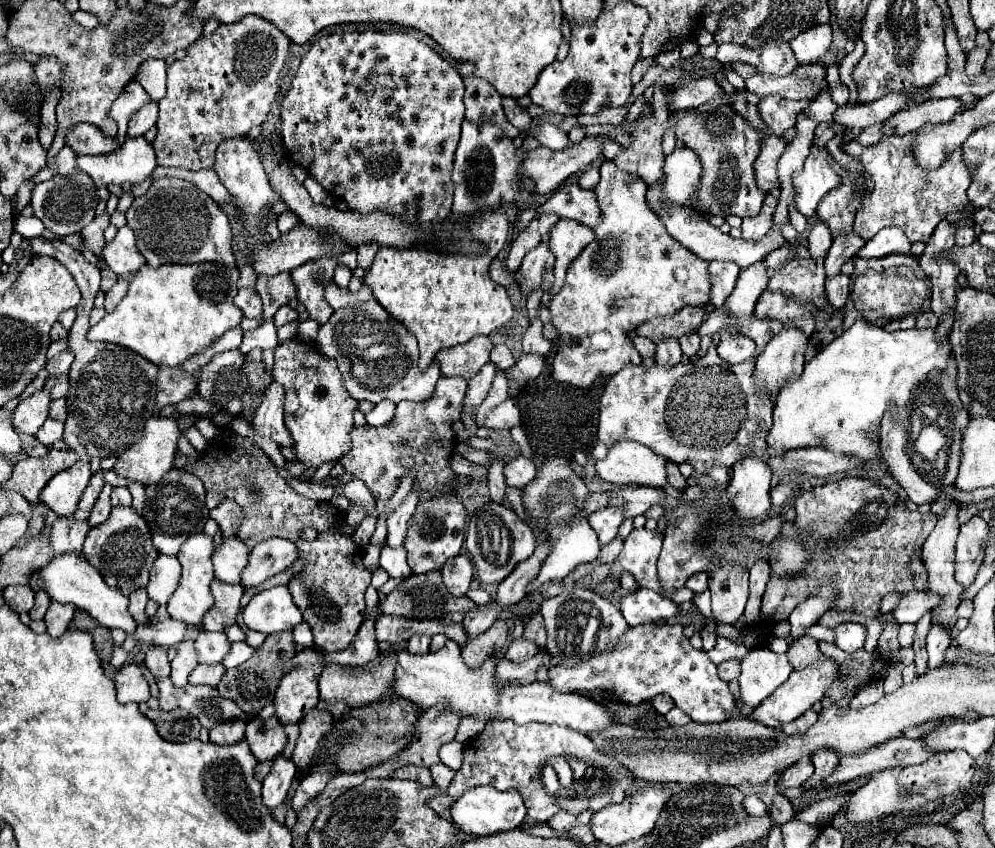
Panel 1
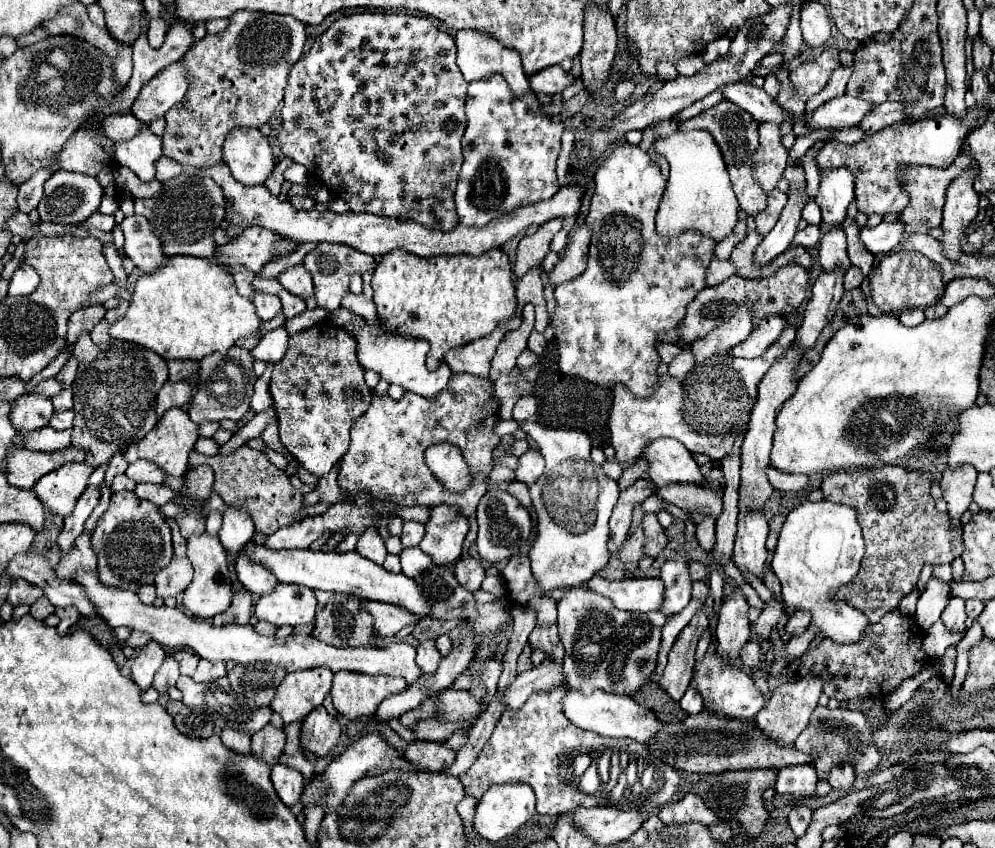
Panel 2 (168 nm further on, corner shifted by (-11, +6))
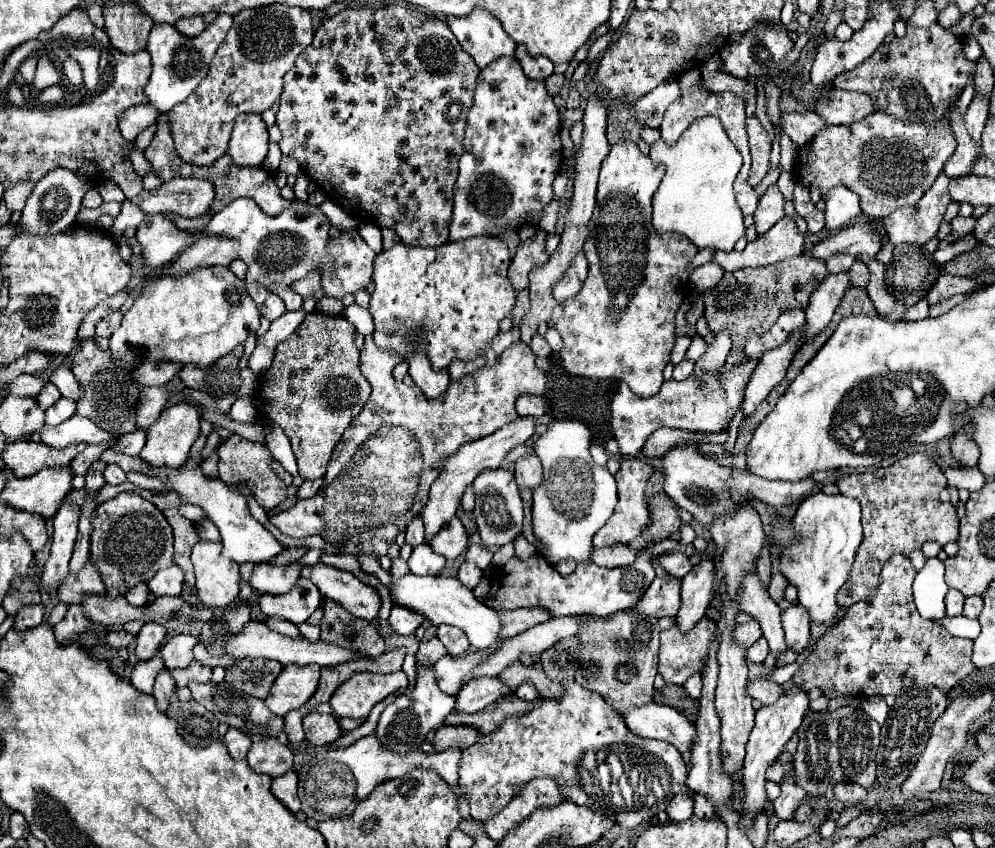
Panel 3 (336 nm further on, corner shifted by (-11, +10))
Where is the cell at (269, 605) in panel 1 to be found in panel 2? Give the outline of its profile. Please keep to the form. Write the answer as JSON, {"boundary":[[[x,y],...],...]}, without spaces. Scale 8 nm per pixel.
{"boundary":[[[278,584],[272,594],[260,596],[254,606],[258,620],[276,626],[298,626],[314,622],[316,596],[312,588],[298,584]]]}

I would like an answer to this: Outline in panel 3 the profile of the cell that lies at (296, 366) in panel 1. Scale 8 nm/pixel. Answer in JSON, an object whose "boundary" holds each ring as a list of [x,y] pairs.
{"boundary":[[[310,312],[296,332],[278,344],[274,362],[254,392],[260,416],[276,422],[288,436],[304,480],[324,478],[336,442],[370,398],[370,384],[360,374],[354,334],[354,326],[344,316]]]}

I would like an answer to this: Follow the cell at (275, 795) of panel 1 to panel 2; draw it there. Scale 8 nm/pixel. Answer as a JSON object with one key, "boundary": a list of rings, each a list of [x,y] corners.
{"boundary":[[[284,764],[272,766],[272,784],[274,784],[280,800],[288,808],[292,808],[298,802],[302,790],[304,790],[302,774],[298,770],[292,770],[290,766],[284,766]]]}

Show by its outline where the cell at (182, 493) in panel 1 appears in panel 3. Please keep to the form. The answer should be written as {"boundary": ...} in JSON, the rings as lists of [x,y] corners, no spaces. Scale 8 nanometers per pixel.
{"boundary":[[[212,452],[204,462],[202,462],[202,472],[204,472],[204,476],[208,476],[208,478],[218,478],[218,456],[216,456],[216,452]]]}

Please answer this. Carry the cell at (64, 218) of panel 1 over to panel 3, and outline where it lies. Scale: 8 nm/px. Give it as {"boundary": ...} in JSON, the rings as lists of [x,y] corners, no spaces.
{"boundary":[[[56,168],[56,170],[48,172],[34,186],[34,192],[26,200],[18,226],[28,234],[40,234],[40,232],[56,234],[56,232],[66,230],[68,226],[74,224],[76,214],[82,208],[82,198],[92,186],[94,184],[88,178],[84,178],[84,174],[80,174],[80,172],[72,172],[72,170],[64,170],[64,168]]]}

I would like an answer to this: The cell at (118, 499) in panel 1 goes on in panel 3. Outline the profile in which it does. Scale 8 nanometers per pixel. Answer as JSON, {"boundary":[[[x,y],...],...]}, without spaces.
{"boundary":[[[108,464],[106,470],[104,470],[104,478],[106,478],[108,484],[114,484],[116,486],[116,484],[126,482],[126,472],[118,464]]]}

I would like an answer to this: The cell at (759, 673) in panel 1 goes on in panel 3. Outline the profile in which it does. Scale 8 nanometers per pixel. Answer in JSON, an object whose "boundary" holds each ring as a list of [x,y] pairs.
{"boundary":[[[824,492],[810,494],[802,500],[802,504],[796,510],[796,516],[792,518],[792,530],[796,530],[796,538],[792,538],[792,546],[784,550],[784,558],[778,558],[778,570],[780,574],[798,590],[798,602],[810,612],[810,620],[822,626],[830,626],[838,612],[838,600],[836,594],[844,586],[844,582],[850,578],[854,556],[858,546],[862,544],[862,524],[860,524],[860,502],[850,496],[828,496]]]}

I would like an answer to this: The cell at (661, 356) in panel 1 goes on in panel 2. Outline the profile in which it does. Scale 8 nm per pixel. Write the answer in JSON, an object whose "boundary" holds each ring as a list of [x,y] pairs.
{"boundary":[[[684,348],[676,356],[676,360],[670,364],[670,376],[672,378],[684,378],[692,370],[692,366],[694,366],[694,356],[692,356],[692,352],[688,348]]]}

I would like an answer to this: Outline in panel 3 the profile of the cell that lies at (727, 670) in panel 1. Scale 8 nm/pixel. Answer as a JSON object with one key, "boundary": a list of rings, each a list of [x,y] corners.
{"boundary":[[[758,638],[758,640],[748,648],[748,660],[750,660],[750,662],[756,662],[756,664],[762,664],[766,656],[768,656],[766,638]]]}

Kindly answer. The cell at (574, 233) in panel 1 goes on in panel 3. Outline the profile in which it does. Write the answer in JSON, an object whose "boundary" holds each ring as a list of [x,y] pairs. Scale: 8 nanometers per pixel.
{"boundary":[[[580,250],[580,254],[576,254],[572,264],[564,272],[564,278],[560,278],[560,282],[556,282],[556,286],[552,290],[556,302],[564,302],[566,298],[574,296],[580,290],[586,274],[588,274],[588,262],[586,262],[584,252]]]}

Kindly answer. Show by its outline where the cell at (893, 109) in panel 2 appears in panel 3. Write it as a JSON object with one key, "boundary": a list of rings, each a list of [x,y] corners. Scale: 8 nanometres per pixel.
{"boundary":[[[830,88],[820,92],[820,98],[822,104],[818,106],[818,116],[822,116],[828,124],[848,126],[852,122],[860,122],[860,118],[868,118],[872,112],[878,112],[876,102],[872,102],[868,94]]]}

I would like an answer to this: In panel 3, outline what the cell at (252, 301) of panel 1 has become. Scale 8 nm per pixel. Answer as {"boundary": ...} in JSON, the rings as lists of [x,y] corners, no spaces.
{"boundary":[[[270,294],[270,296],[264,300],[264,306],[260,308],[260,312],[262,312],[264,318],[268,318],[268,320],[276,320],[278,316],[282,316],[282,314],[286,312],[286,308],[284,308],[284,302],[280,300],[280,296]]]}

